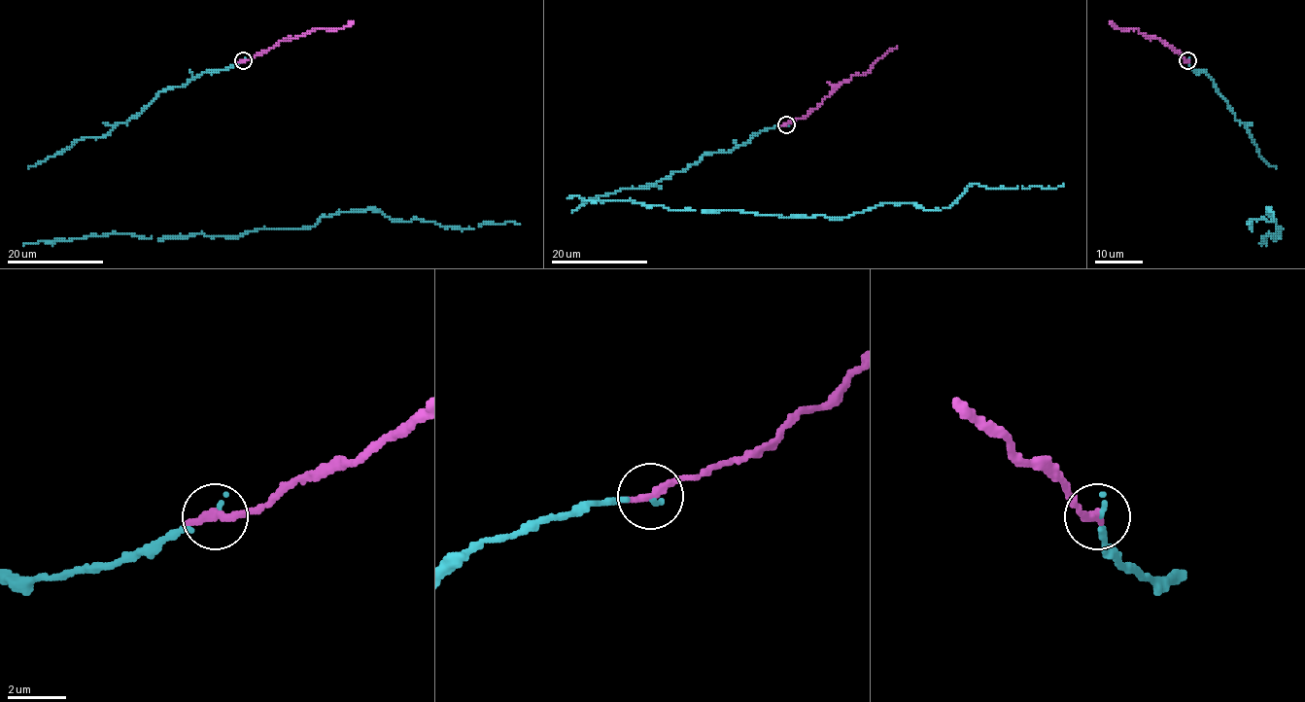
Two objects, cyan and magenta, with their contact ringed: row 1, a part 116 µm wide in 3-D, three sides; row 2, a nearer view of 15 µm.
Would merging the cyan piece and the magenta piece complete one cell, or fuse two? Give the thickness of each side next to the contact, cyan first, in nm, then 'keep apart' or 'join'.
140 nm thick on the cyan side, 400 nm on the other; join

